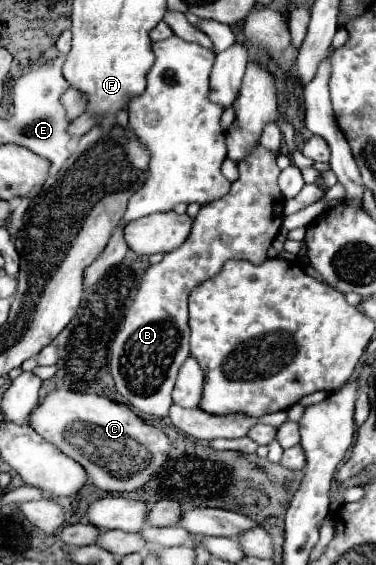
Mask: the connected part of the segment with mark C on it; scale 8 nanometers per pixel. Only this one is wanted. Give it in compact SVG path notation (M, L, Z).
M52 391L32 411L28 423L38 435L86 467L92 485L104 491L136 491L158 475L172 451L170 437L142 421L124 403L80 391Z

